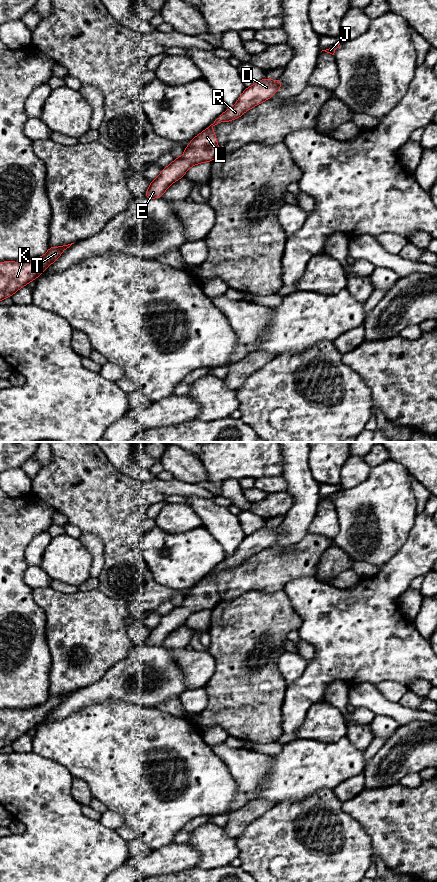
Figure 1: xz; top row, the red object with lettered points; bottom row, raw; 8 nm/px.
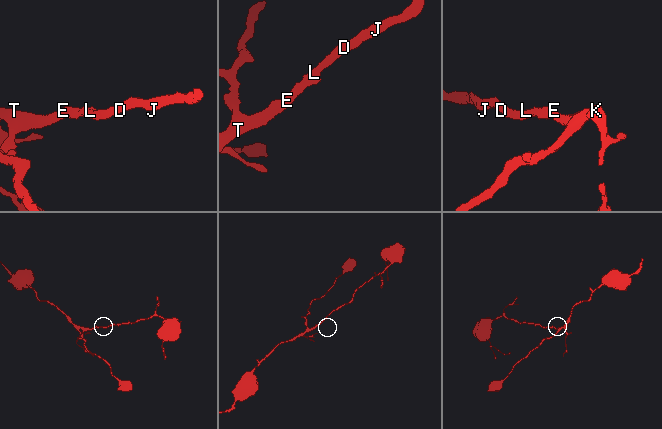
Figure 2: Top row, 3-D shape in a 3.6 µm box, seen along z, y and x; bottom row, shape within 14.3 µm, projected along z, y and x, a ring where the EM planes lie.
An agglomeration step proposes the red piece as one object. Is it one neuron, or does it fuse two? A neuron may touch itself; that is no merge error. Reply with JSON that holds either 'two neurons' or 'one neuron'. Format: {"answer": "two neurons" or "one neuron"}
{"answer": "one neuron"}

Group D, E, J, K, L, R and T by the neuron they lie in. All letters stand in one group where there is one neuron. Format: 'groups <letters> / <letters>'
groups D E J K L R T

